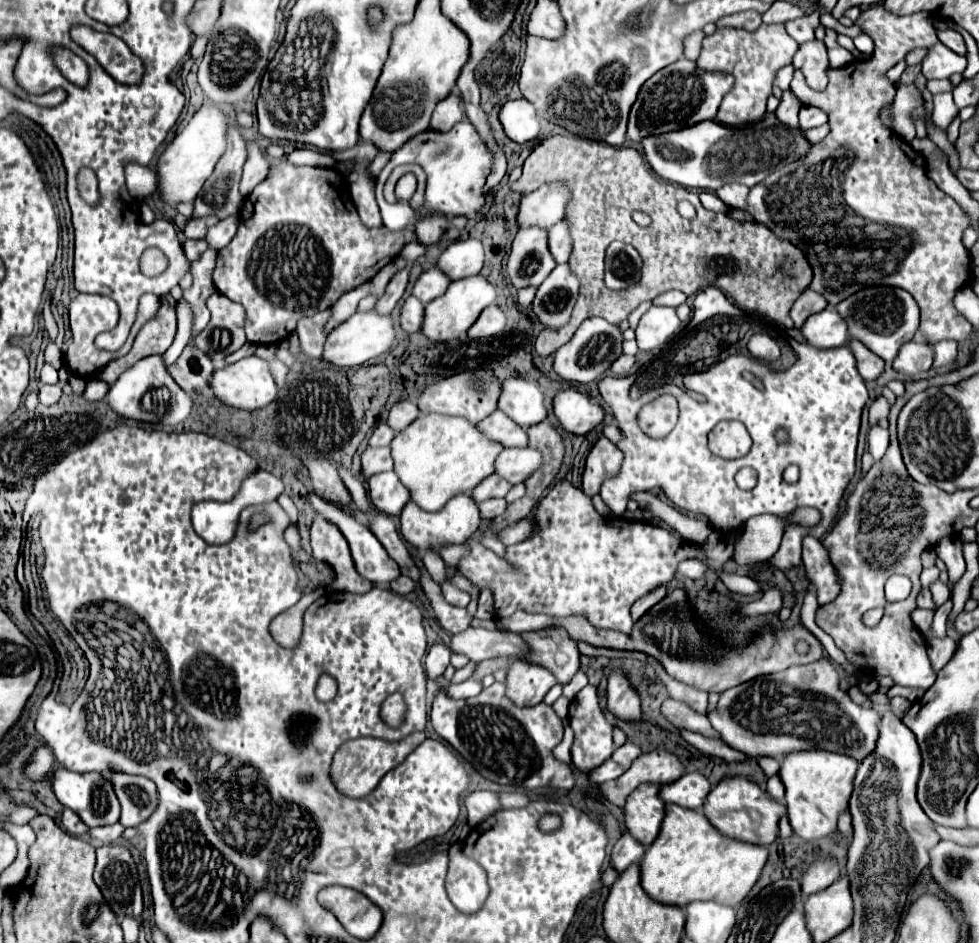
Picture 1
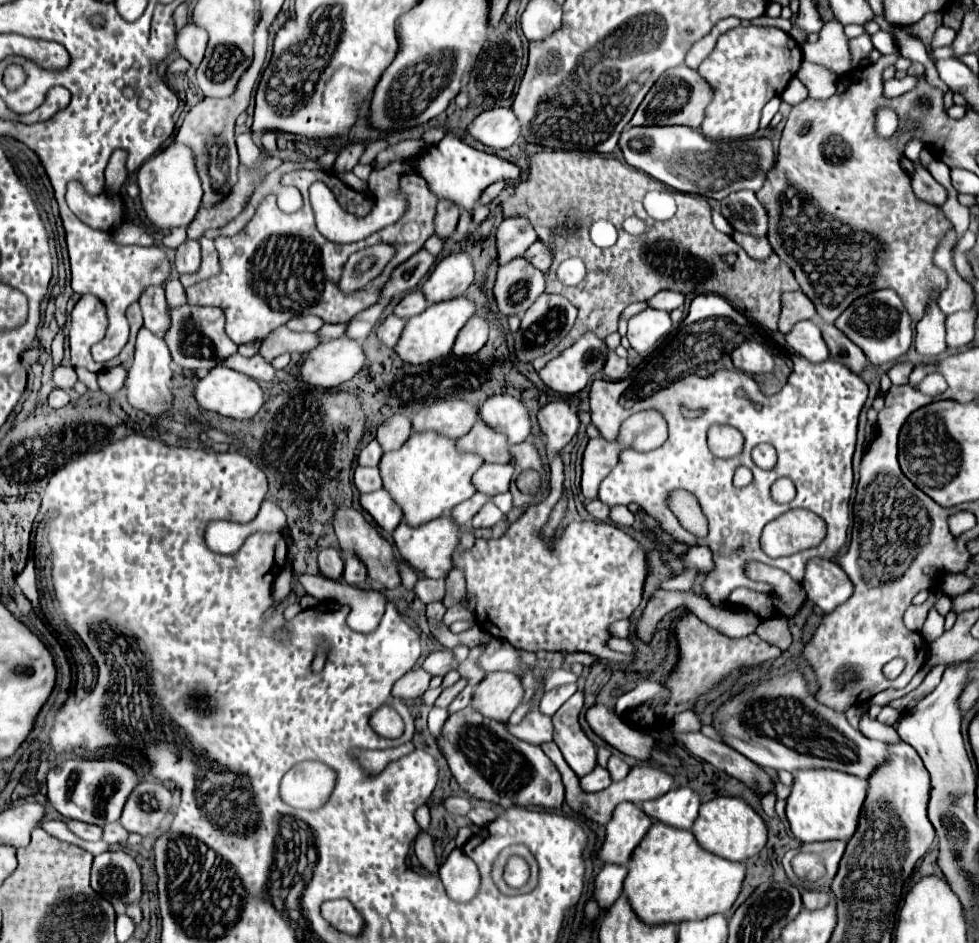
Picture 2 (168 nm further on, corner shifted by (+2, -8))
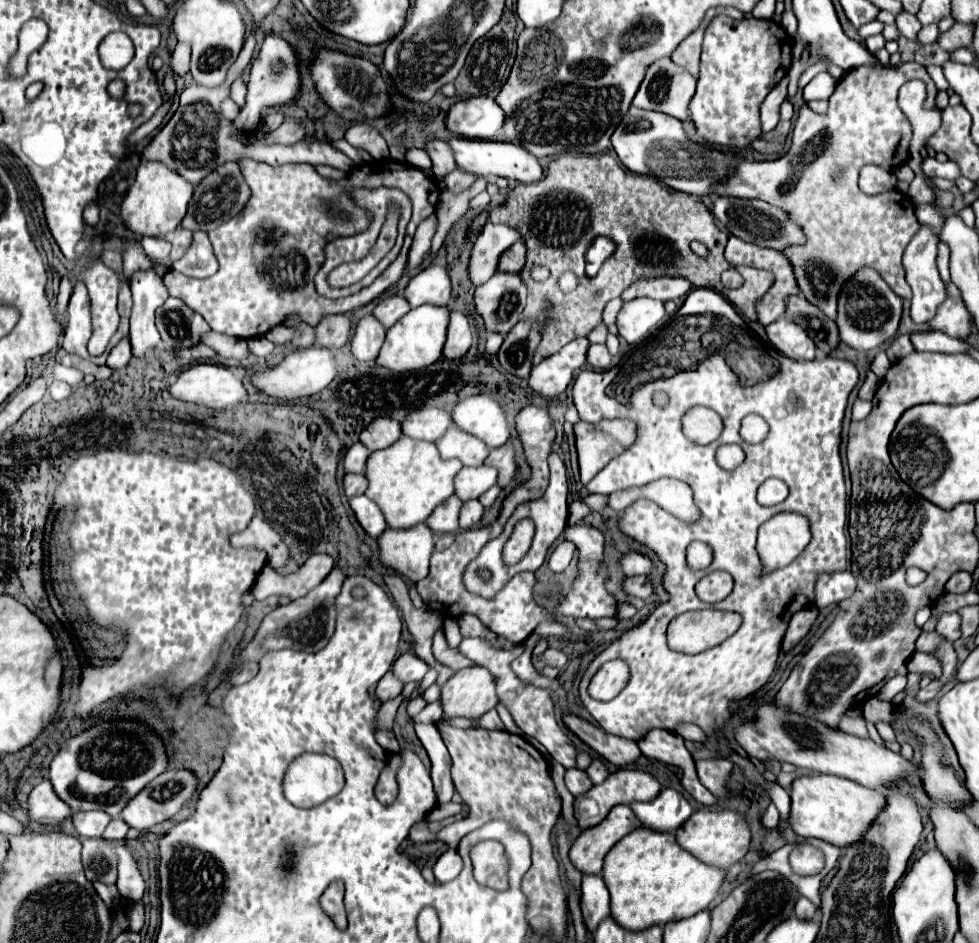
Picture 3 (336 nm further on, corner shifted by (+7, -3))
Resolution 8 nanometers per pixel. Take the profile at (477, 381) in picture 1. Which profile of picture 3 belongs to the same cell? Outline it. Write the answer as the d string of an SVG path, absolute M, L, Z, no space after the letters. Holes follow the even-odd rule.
M420 408L410 412L402 422L402 432L416 440L436 442L452 426L452 414L442 408Z

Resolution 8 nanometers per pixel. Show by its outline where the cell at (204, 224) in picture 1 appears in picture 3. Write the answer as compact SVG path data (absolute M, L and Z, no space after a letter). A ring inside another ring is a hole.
M226 162L224 166L216 168L210 176L206 176L196 188L194 188L194 196L190 200L188 206L188 214L182 220L182 228L186 230L202 230L202 232L210 232L214 228L218 228L220 224L228 222L230 218L234 218L248 202L250 198L250 188L246 186L244 174L240 170L238 162Z

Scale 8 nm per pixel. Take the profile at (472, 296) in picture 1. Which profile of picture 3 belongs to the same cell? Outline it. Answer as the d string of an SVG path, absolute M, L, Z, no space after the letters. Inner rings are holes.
M424 304L424 306L412 308L404 318L400 318L400 322L396 322L392 328L388 328L384 346L382 346L376 362L384 368L390 368L392 372L418 370L418 368L424 368L432 362L436 362L442 356L448 322L450 322L450 310L446 306Z

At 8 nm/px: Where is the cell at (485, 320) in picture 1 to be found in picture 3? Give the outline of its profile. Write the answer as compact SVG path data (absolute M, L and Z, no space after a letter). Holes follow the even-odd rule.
M452 312L450 314L450 324L448 324L448 338L444 344L444 356L446 358L460 358L468 352L472 346L472 328L468 318L462 312Z

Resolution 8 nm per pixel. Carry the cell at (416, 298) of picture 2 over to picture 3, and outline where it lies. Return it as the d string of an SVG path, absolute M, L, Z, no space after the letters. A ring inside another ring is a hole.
M388 296L384 298L376 308L374 308L374 316L386 326L390 328L394 322L398 322L406 312L410 310L410 304L404 296Z

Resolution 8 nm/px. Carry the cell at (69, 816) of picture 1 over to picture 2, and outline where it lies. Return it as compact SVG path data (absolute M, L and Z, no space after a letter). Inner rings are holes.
M67 821L67 827L79 835L85 841L99 841L103 835L103 829L99 825L91 825L91 823L81 823L81 821Z

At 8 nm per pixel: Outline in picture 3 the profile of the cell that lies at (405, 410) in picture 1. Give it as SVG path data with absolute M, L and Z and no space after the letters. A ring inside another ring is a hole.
M376 418L360 434L360 440L374 452L394 444L402 436L400 422L394 418Z

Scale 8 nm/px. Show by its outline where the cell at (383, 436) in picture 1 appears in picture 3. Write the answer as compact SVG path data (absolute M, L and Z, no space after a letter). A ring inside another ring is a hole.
M356 442L344 456L346 472L364 472L368 456L370 456L370 450L362 442Z

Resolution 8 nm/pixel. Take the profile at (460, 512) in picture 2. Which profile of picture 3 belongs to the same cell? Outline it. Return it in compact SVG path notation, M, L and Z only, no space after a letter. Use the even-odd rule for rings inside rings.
M450 496L440 506L436 506L434 514L426 520L426 524L432 528L432 532L458 532L458 514L460 514L460 498Z

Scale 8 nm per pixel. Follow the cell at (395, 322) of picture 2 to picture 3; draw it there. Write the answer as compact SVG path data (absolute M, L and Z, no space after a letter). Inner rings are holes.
M368 314L356 324L356 332L352 336L352 354L358 360L374 360L384 344L386 328L376 322L376 316Z

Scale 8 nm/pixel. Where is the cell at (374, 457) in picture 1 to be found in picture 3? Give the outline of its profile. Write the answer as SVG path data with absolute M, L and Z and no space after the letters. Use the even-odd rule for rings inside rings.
M346 474L344 476L344 494L348 498L364 494L368 488L368 478L364 474Z

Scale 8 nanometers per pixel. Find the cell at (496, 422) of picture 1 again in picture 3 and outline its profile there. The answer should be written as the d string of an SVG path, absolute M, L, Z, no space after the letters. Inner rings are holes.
M450 426L446 434L436 440L436 446L442 458L458 458L464 466L480 466L490 454L490 448L484 446L480 438L464 434L464 430L456 430L456 426Z

